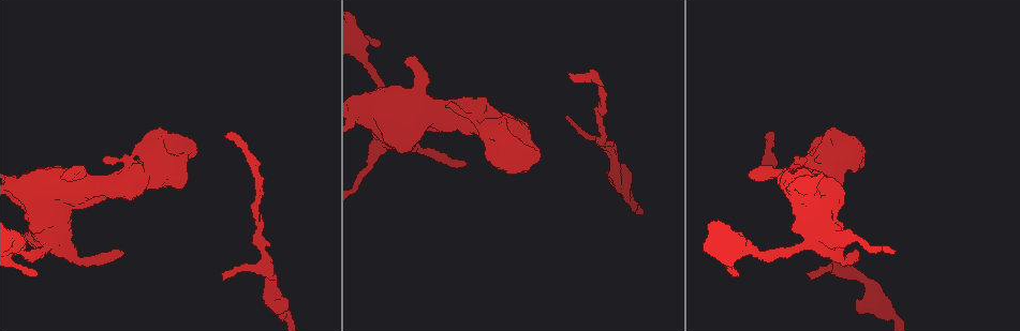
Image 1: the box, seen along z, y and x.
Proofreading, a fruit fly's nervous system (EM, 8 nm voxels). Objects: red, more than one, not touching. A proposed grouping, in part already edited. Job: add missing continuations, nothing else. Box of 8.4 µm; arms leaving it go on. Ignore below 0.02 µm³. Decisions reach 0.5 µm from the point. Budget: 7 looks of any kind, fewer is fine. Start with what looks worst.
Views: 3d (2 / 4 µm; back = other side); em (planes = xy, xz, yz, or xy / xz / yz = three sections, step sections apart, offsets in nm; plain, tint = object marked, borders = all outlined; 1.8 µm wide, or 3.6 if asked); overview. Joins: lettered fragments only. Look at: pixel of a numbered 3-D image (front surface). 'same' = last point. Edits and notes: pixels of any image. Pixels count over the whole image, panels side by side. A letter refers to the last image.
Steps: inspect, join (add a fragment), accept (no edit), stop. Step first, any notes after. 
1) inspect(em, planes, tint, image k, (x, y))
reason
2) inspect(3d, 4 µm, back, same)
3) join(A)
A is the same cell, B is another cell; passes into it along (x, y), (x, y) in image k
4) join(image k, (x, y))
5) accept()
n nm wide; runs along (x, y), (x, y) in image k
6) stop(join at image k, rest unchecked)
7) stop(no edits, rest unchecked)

inspect(em, 3.6 µm, planes, plain, image 1, (808, 163))
abrupt turn

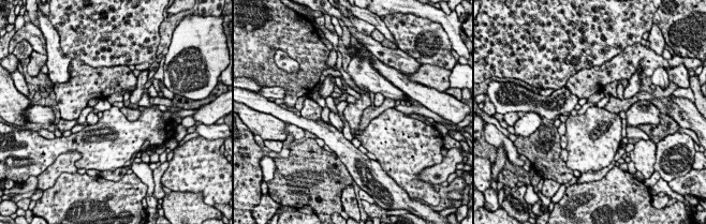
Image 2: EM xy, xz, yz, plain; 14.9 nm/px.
inspect(em, 3.6 µm, planes, tint, same)

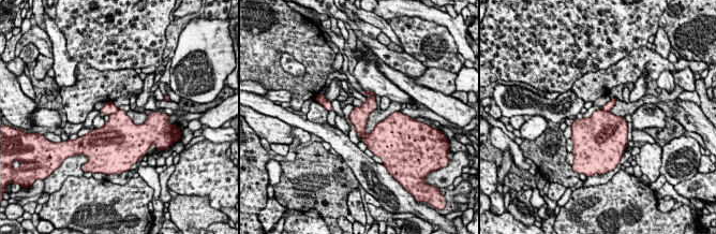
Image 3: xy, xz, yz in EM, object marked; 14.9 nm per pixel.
inspect(em, 3.6 µm, planes, borders, same)
see the neighbours

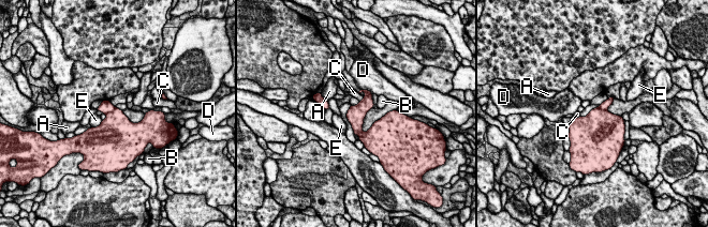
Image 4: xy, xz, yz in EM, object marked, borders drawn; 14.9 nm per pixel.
accept()
A, B, C, D and E are other cells; border along (363, 95), (363, 99), (358, 101) in image 4; none of them fits

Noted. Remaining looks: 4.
inspect(em, xz, step 16, tint, image 1, (766, 136))
end of a long branch

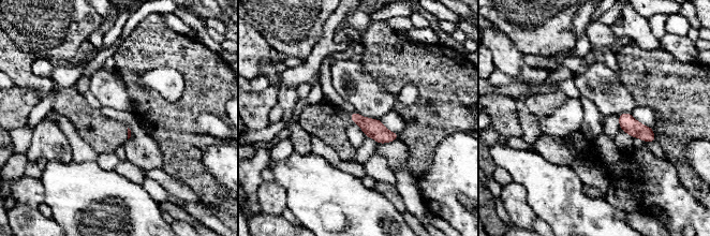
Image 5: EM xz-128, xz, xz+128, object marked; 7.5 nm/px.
inspect(em, planes, borders, same)
another direction

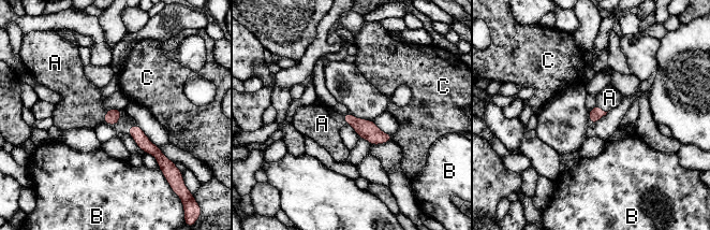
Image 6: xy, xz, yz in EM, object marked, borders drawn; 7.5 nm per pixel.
join(A)
100 nm wide; A is the same cell, B and C are other cells; passes into it along (596, 113), (602, 110), (609, 98) in image 6; it goes on there

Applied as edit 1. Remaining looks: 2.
inspect(overview)
redraw

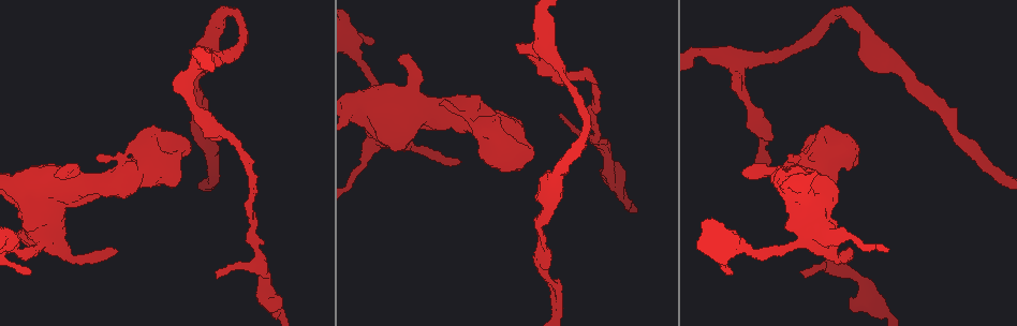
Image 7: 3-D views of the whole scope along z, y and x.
inspect(em, planes, borders, image 7, (115, 251))
free end

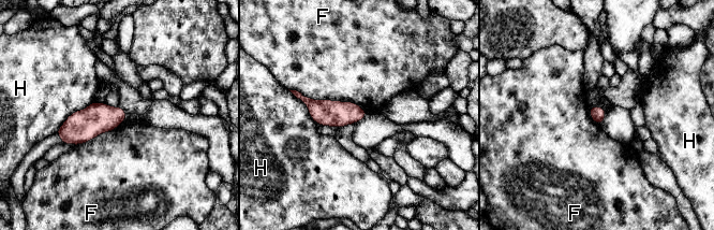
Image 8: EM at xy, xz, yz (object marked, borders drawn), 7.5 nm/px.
accept()
F and H are other cells; none of them fits

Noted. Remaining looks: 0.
stop(join at image 6, rest unchecked)

